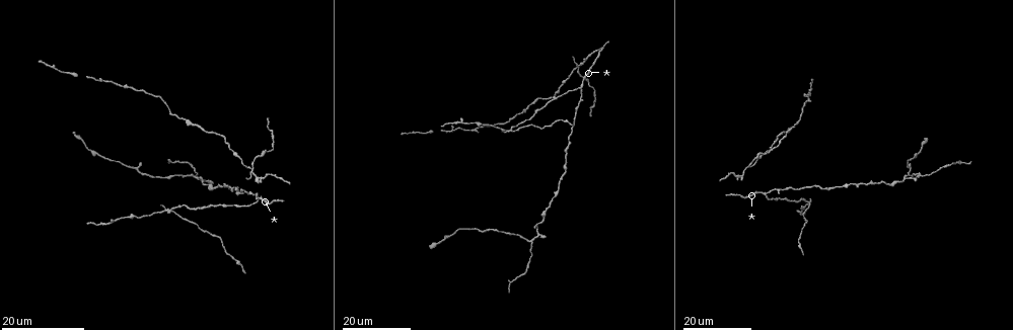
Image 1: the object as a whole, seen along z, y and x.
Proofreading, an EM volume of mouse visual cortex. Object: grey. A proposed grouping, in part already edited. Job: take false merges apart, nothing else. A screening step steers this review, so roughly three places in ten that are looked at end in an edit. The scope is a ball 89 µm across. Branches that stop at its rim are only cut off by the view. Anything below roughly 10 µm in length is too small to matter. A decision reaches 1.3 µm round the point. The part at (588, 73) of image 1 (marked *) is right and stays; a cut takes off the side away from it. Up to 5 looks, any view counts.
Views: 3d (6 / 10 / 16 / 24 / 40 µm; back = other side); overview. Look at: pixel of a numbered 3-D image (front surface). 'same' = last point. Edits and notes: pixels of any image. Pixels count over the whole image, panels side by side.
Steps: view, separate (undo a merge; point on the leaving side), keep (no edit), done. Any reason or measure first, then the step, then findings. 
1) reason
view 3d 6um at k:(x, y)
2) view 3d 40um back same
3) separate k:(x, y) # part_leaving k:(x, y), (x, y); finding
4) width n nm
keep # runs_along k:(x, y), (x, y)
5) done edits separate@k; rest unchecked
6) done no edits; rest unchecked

branch point
view 3d 24um at 1:(744, 167)

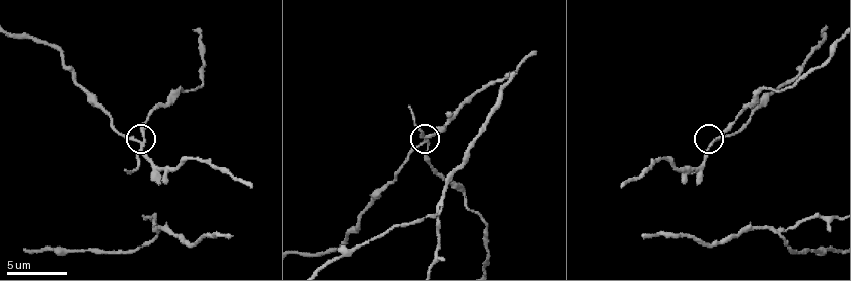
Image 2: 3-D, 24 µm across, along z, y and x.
zoom in
view 3d 6um at 2:(711, 143)

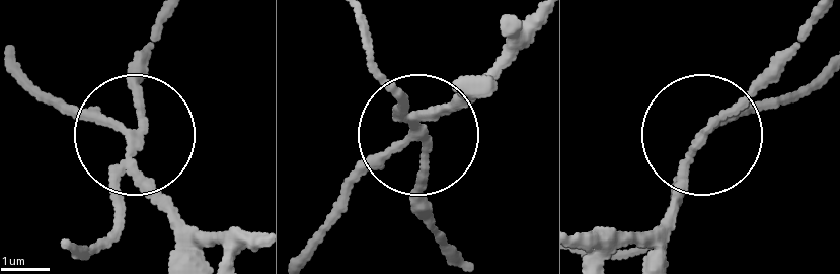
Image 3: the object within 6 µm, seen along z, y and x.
separate 3:(140, 106) # part_leaving 3:(132, 147), (143, 67), (167, 18); two neurons meet here

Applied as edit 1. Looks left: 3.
arms part here
view 3d 6um at 2:(154, 236)

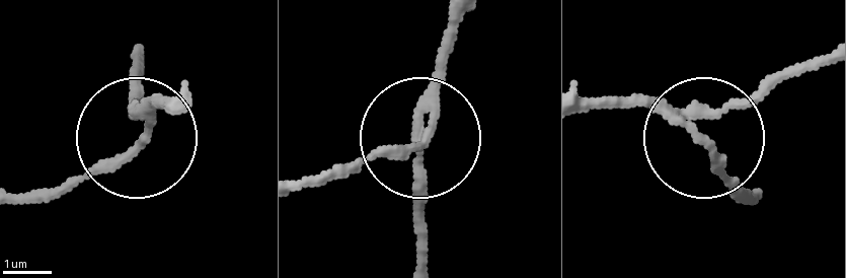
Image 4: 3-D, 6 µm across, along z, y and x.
other side
view 3d 6um back at 4:(423, 139)

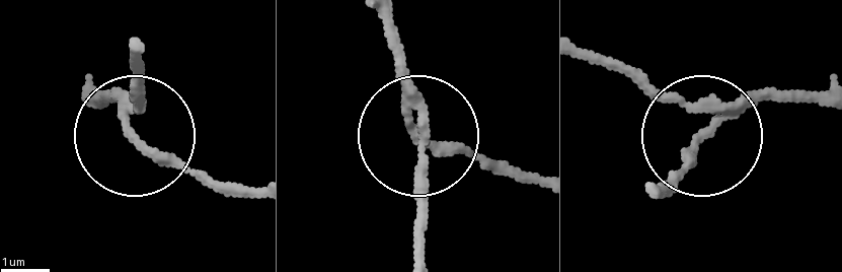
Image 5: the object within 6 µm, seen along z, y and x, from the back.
width 180 nm
keep # runs_along 5:(818, 103), (734, 107), (685, 150), (665, 195); one neuron here

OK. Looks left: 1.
done edits separate@3; rest unchecked

